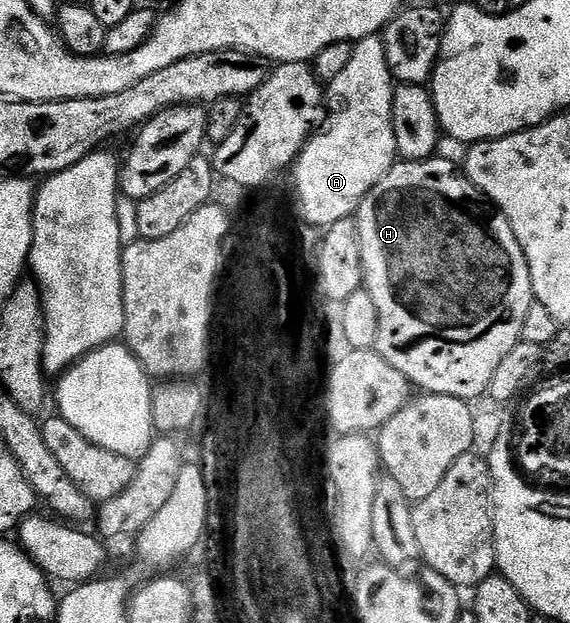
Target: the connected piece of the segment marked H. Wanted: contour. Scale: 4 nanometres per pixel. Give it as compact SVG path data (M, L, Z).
M436 155L428 161L402 161L398 160L385 178L370 190L355 214L355 220L359 227L359 247L363 259L363 271L365 272L364 292L375 299L375 311L379 315L379 331L377 332L377 354L395 371L403 371L410 386L419 388L425 393L438 393L439 395L451 395L455 399L463 399L472 402L473 397L484 394L491 383L491 375L503 363L507 351L515 347L521 340L523 331L523 319L527 319L527 311L535 303L533 288L531 287L531 271L527 267L527 259L523 255L523 247L519 247L519 239L515 239L515 231L511 231L511 223L500 213L497 206L485 196L481 190L470 183L464 172L459 171L458 166L439 159Z

